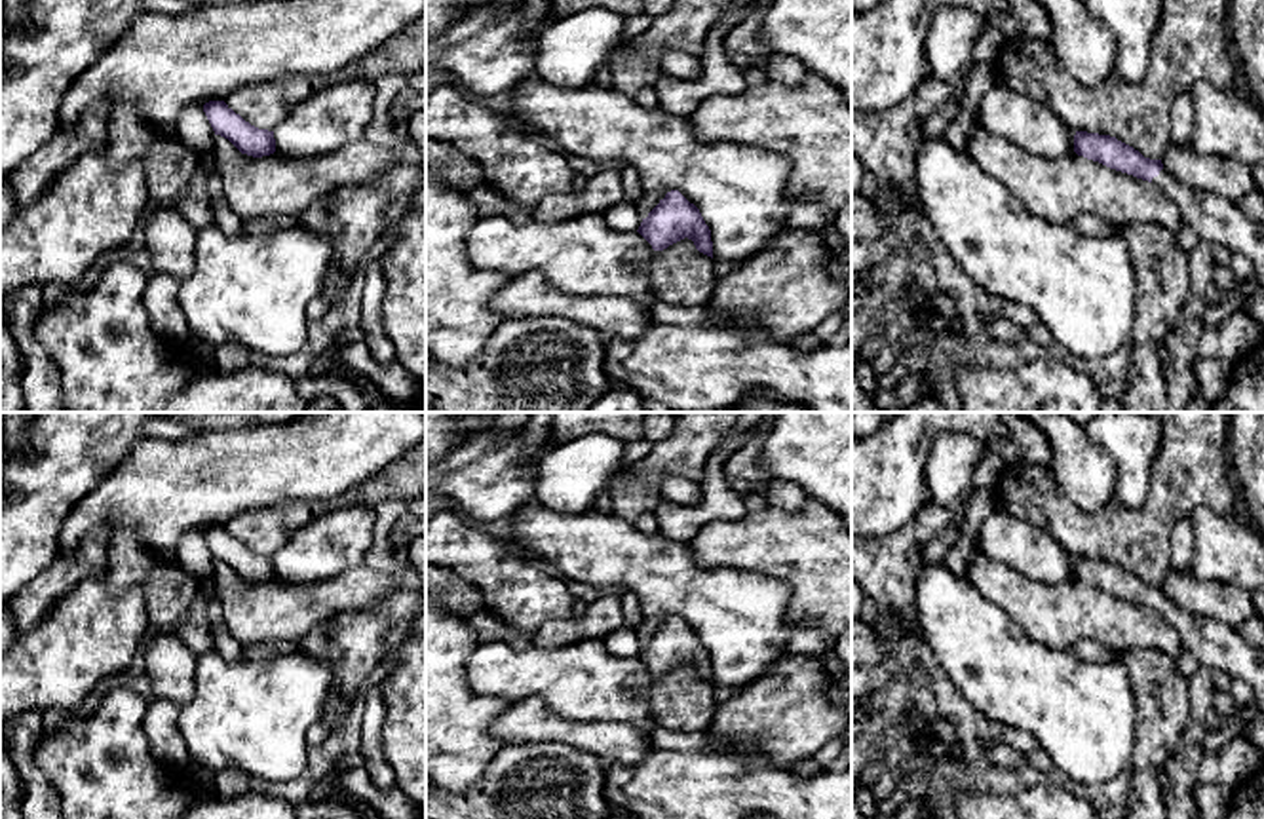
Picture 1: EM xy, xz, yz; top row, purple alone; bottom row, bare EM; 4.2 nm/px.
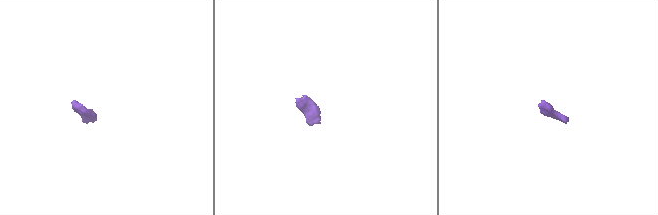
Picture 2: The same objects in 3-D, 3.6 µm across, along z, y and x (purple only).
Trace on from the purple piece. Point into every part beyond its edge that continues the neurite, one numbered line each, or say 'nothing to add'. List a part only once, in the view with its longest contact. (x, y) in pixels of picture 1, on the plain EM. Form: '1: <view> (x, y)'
1: yz (1219, 647)

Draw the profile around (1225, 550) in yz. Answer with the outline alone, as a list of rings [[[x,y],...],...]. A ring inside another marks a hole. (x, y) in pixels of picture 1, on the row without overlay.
[[[1197,505],[1194,524],[1194,561],[1190,570],[1201,581],[1220,581],[1243,591],[1264,591],[1264,536],[1232,513],[1218,515]]]

